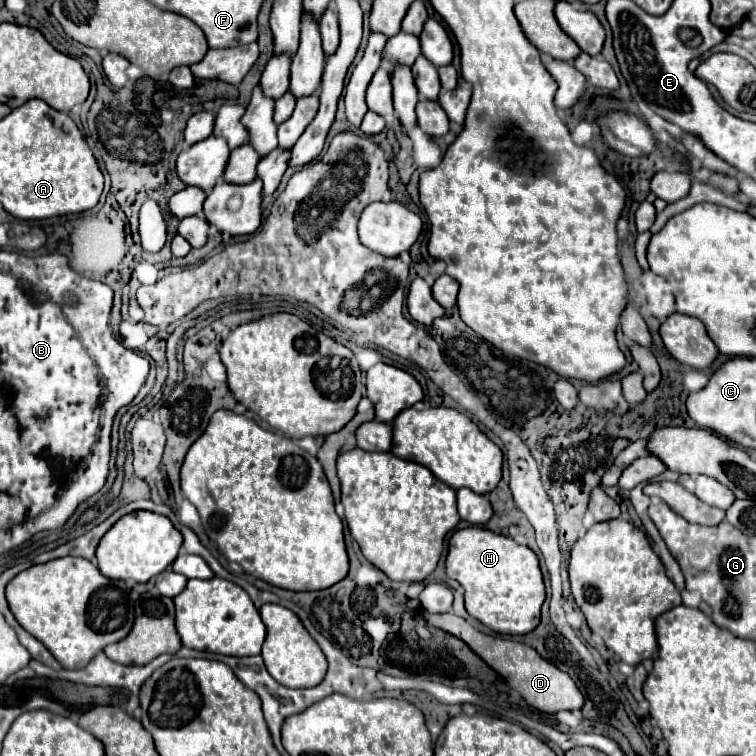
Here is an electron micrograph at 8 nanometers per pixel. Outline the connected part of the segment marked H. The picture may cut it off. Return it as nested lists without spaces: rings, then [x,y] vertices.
[[[484,527],[458,529],[450,537],[448,555],[446,555],[446,575],[458,581],[466,589],[464,593],[466,611],[488,629],[502,635],[526,635],[538,627],[540,607],[544,603],[544,581],[542,581],[542,571],[538,567],[538,557],[530,547],[518,545],[514,539]]]

